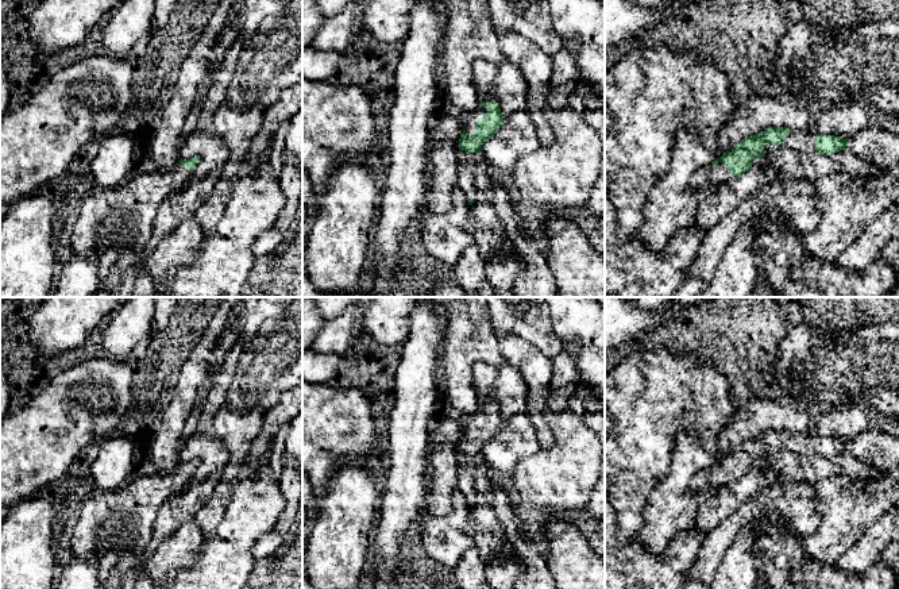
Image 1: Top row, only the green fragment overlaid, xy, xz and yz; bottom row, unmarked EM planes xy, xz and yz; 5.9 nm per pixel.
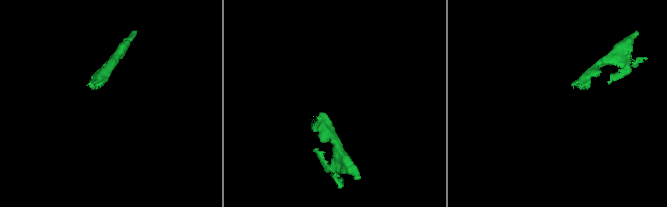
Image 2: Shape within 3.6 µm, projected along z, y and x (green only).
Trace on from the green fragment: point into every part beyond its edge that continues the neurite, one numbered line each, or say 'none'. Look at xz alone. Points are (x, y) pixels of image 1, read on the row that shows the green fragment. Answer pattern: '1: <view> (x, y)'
1: xz (469, 118)

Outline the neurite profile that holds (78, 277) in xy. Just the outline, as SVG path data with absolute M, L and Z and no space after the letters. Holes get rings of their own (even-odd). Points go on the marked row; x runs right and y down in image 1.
M94 253L73 255L62 265L50 297L90 297L101 282L97 267L99 257Z

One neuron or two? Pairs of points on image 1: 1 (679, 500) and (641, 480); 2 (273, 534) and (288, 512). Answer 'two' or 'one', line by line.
1: two
2: one

